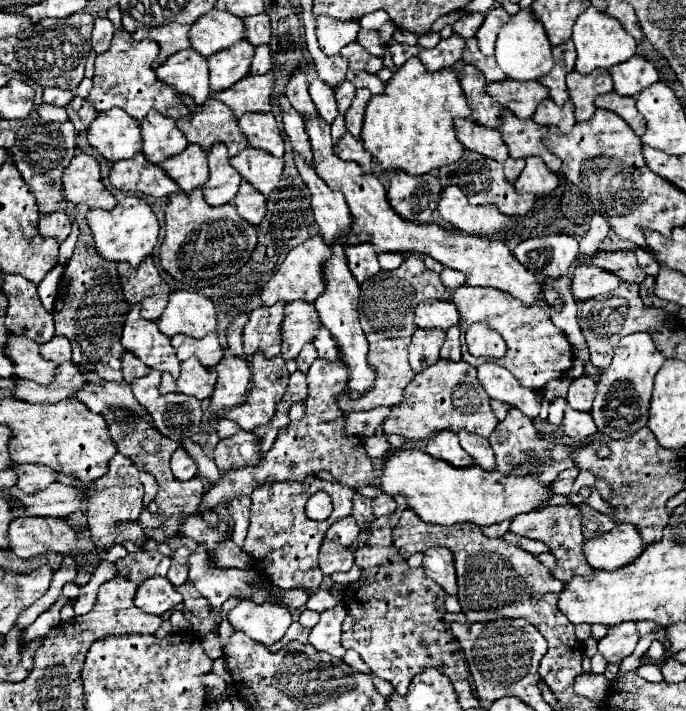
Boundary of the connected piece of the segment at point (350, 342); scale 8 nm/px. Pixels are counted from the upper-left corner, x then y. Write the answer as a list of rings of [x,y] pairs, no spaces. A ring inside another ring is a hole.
[[[341,241],[331,245],[333,255],[323,263],[323,279],[325,279],[325,291],[323,295],[315,301],[315,309],[319,313],[321,323],[333,333],[333,339],[339,345],[341,351],[341,361],[345,363],[347,371],[349,371],[349,395],[359,397],[361,393],[369,391],[375,379],[375,371],[369,367],[367,363],[367,339],[361,331],[359,325],[359,311],[357,311],[357,301],[359,301],[359,283],[355,281],[355,277],[351,275],[349,267],[347,267],[347,259],[345,259],[345,245]]]

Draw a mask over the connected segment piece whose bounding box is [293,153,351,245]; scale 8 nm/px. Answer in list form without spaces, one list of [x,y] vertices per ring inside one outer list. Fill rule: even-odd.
[[[293,153],[293,157],[295,157],[295,167],[297,167],[303,183],[311,191],[313,217],[315,217],[315,223],[319,225],[319,229],[321,229],[325,243],[331,245],[335,239],[345,241],[343,231],[351,223],[345,197],[341,195],[341,191],[335,191],[329,185],[325,185],[321,181],[321,177],[313,171],[313,167],[307,165],[305,159],[299,153]]]

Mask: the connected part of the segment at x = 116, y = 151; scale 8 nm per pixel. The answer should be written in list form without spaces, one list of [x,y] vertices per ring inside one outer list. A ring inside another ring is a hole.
[[[109,109],[99,113],[89,125],[87,141],[95,147],[107,161],[115,163],[129,159],[141,151],[141,129],[139,123],[125,115],[121,109]]]

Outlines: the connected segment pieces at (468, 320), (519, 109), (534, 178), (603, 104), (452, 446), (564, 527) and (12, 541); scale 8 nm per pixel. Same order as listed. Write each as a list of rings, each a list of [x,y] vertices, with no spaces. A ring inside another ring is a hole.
[[[461,285],[453,291],[451,303],[459,311],[461,331],[473,323],[487,323],[507,341],[507,355],[495,359],[501,367],[511,371],[511,375],[529,389],[543,389],[551,379],[561,377],[573,363],[573,349],[561,329],[557,329],[549,317],[549,307],[545,303],[535,303],[533,307],[521,307],[517,299],[505,295],[503,291],[489,287]]]
[[[505,79],[499,83],[487,83],[485,93],[489,93],[497,103],[509,109],[519,119],[529,119],[537,105],[549,95],[547,87],[539,81],[515,81]]]
[[[527,157],[527,165],[519,179],[515,181],[515,189],[519,193],[551,193],[559,185],[555,173],[547,169],[541,157]]]
[[[611,91],[611,93],[599,95],[595,99],[595,105],[601,107],[601,109],[609,109],[609,111],[617,113],[621,119],[625,119],[625,123],[629,123],[629,127],[639,137],[645,133],[645,119],[635,109],[635,99],[633,97],[623,97],[623,95],[617,95],[615,91]]]
[[[441,431],[441,435],[433,435],[433,439],[427,441],[425,451],[431,457],[447,461],[453,467],[471,467],[473,465],[473,459],[459,445],[459,439],[453,431]]]
[[[559,505],[559,507],[545,507],[539,511],[529,511],[523,515],[517,515],[511,521],[511,533],[515,535],[523,535],[529,539],[537,539],[541,543],[545,543],[551,553],[557,559],[555,569],[551,571],[555,579],[561,579],[563,583],[567,583],[573,575],[593,575],[593,569],[589,567],[589,563],[585,563],[585,557],[581,555],[581,543],[583,543],[583,535],[581,535],[581,513],[575,505]]]
[[[19,517],[9,523],[9,545],[17,557],[29,559],[45,551],[73,553],[77,543],[75,531],[59,517]]]

